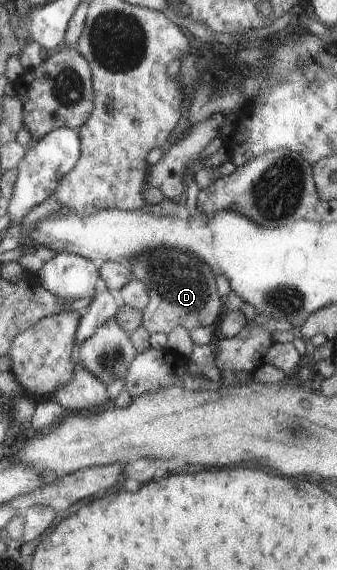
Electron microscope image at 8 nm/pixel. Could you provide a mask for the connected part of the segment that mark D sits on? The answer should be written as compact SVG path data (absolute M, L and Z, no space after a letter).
M158 247L130 257L124 264L135 279L146 285L148 303L141 309L141 326L149 334L160 332L168 335L174 327L186 330L214 327L223 313L212 270L190 251Z

